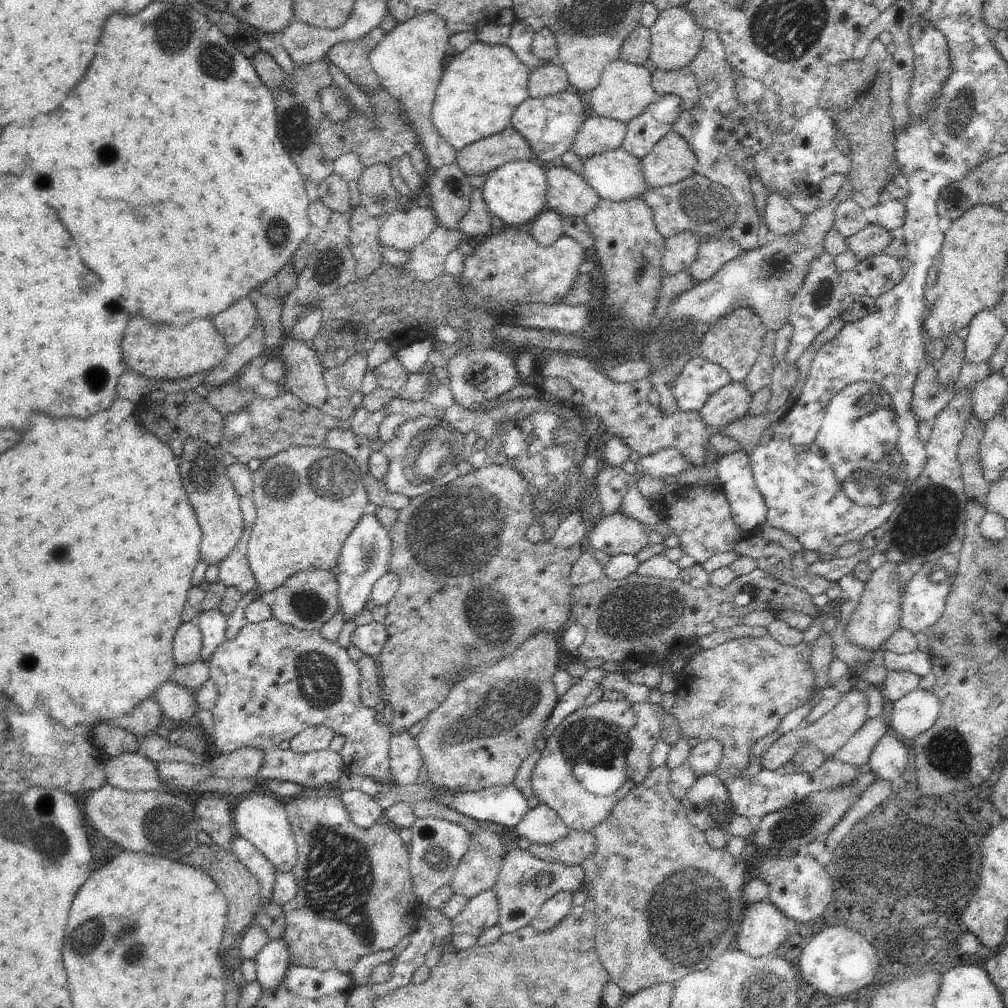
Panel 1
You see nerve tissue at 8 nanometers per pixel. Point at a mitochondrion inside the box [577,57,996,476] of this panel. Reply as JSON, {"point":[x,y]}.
{"point":[952,124]}

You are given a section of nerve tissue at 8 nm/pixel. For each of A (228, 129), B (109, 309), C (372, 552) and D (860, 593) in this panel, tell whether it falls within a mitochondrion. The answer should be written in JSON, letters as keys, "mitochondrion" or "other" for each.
{"A":"other","B":"mitochondrion","C":"mitochondrion","D":"other"}

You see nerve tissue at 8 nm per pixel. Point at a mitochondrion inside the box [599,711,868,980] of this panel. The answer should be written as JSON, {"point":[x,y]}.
{"point":[690,912]}

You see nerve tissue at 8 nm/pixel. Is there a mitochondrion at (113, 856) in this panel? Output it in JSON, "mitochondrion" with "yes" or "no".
{"mitochondrion":"no"}

